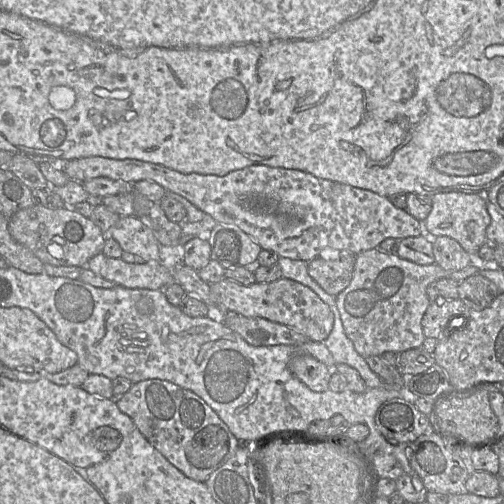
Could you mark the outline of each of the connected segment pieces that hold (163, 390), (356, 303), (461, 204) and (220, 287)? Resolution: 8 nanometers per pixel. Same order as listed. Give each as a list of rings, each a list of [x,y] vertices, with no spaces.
[[[161,379],[137,382],[122,397],[116,397],[116,404],[155,449],[195,481],[205,482],[240,446],[240,439],[202,398],[172,382]]]
[[[378,248],[361,252],[358,255],[356,255],[354,274],[350,284],[336,297],[336,305],[341,316],[341,321],[344,326],[345,333],[347,337],[352,341],[357,353],[361,355],[364,359],[369,358],[371,356],[380,356],[385,352],[396,352],[401,354],[409,349],[422,347],[423,342],[425,340],[425,336],[422,328],[422,318],[428,306],[430,305],[430,302],[427,298],[427,293],[426,293],[427,287],[432,282],[445,277],[451,278],[457,283],[460,283],[464,279],[472,275],[478,274],[478,270],[481,269],[481,266],[490,266],[490,265],[495,265],[495,264],[482,264],[482,263],[472,262],[468,267],[464,268],[463,270],[448,272],[442,269],[440,266],[438,266],[435,263],[430,265],[418,265],[412,261],[400,258],[398,254],[387,254],[380,251]]]
[[[461,192],[439,193],[431,197],[432,209],[424,220],[429,238],[447,236],[456,240],[469,254],[476,255],[486,241],[486,230],[490,225],[491,217],[487,211],[487,203],[477,194]]]
[[[281,277],[269,283],[253,283],[244,286],[224,278],[210,284],[213,305],[225,312],[235,312],[245,317],[262,317],[287,326],[304,335],[309,341],[324,342],[333,329],[334,315],[309,287],[291,279]]]

